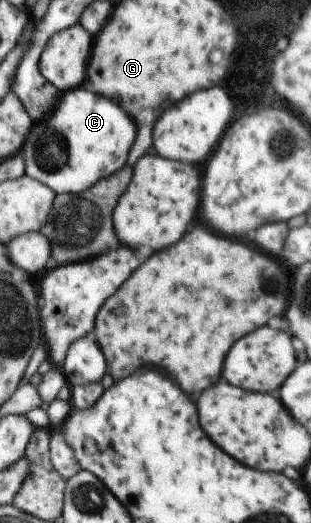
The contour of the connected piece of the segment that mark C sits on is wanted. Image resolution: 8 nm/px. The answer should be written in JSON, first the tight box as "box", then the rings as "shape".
{"box":[20,87,136,194],"shape":[[[86,87],[63,92],[61,97],[56,111],[46,117],[46,123],[34,123],[20,155],[24,158],[26,176],[47,185],[56,194],[81,194],[127,165],[131,147],[136,141],[136,125],[120,107],[112,105],[108,99],[102,99],[94,91],[90,93]]]}

